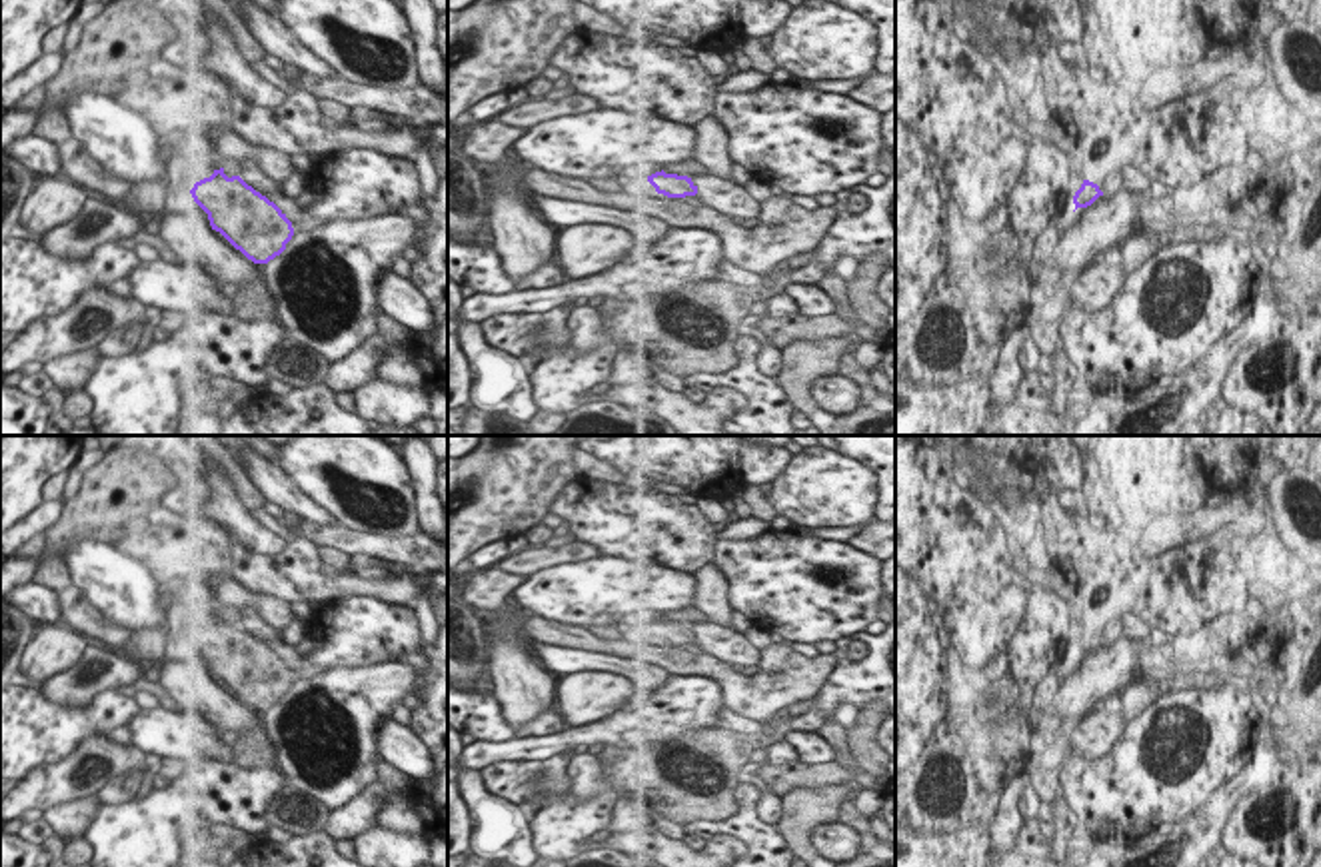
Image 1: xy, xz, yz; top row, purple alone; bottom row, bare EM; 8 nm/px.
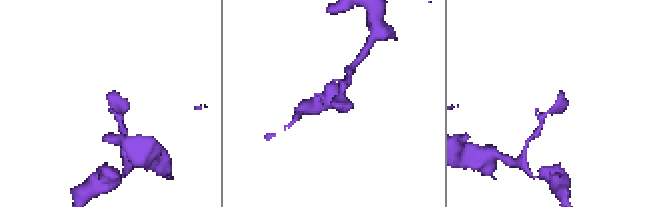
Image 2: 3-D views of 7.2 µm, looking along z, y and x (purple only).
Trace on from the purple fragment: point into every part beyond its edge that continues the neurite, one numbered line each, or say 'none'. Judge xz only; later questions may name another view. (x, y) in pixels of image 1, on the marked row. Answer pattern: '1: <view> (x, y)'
1: xz (638, 188)

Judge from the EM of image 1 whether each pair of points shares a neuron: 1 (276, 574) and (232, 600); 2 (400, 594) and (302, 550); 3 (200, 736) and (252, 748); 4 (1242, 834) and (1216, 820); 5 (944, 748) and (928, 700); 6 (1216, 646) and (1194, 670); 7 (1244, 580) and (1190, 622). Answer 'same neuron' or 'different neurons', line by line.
1: different neurons
2: same neuron
3: different neurons
4: different neurons
5: different neurons
6: different neurons
7: same neuron

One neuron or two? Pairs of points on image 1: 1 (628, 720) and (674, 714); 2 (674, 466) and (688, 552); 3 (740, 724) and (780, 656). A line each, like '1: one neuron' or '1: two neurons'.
1: one neuron
2: two neurons
3: two neurons

